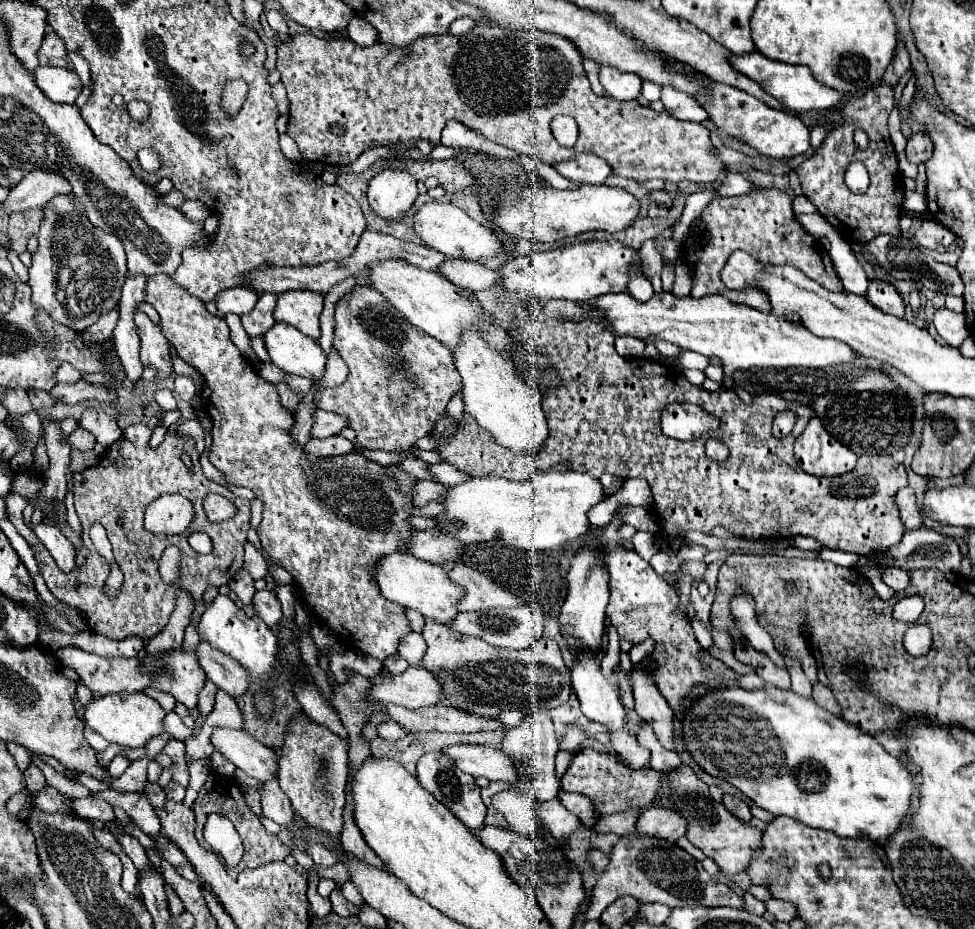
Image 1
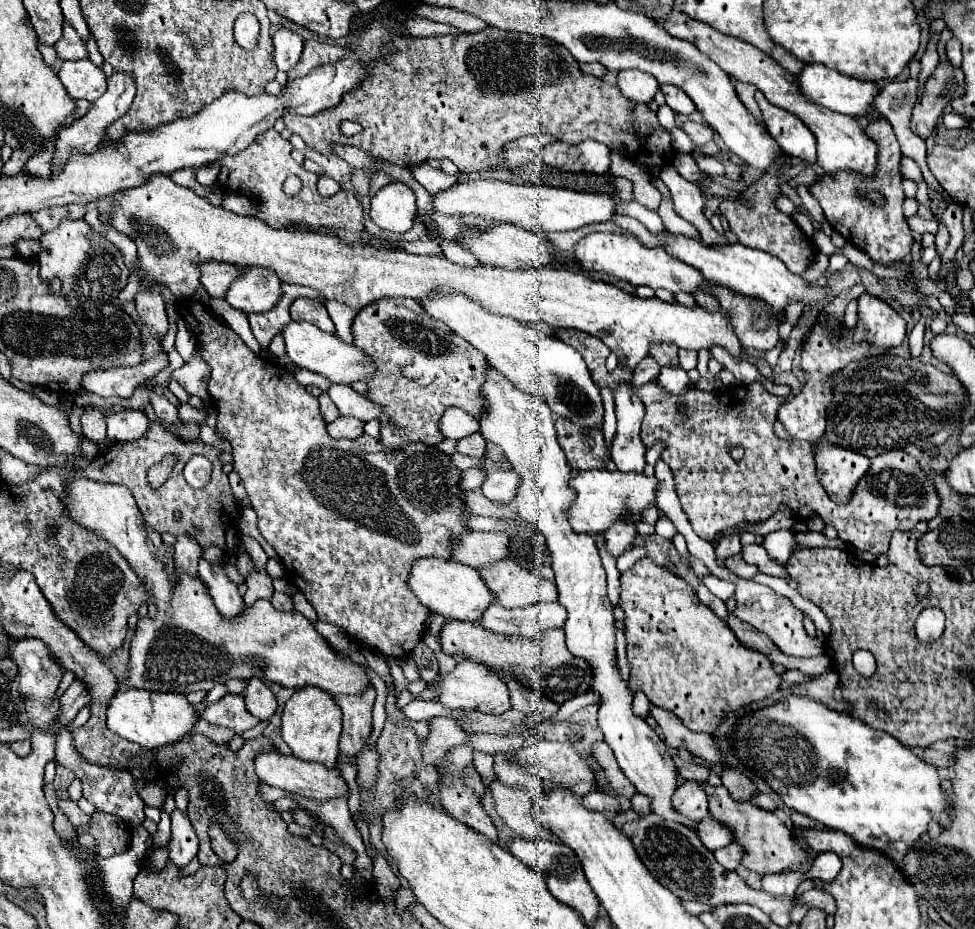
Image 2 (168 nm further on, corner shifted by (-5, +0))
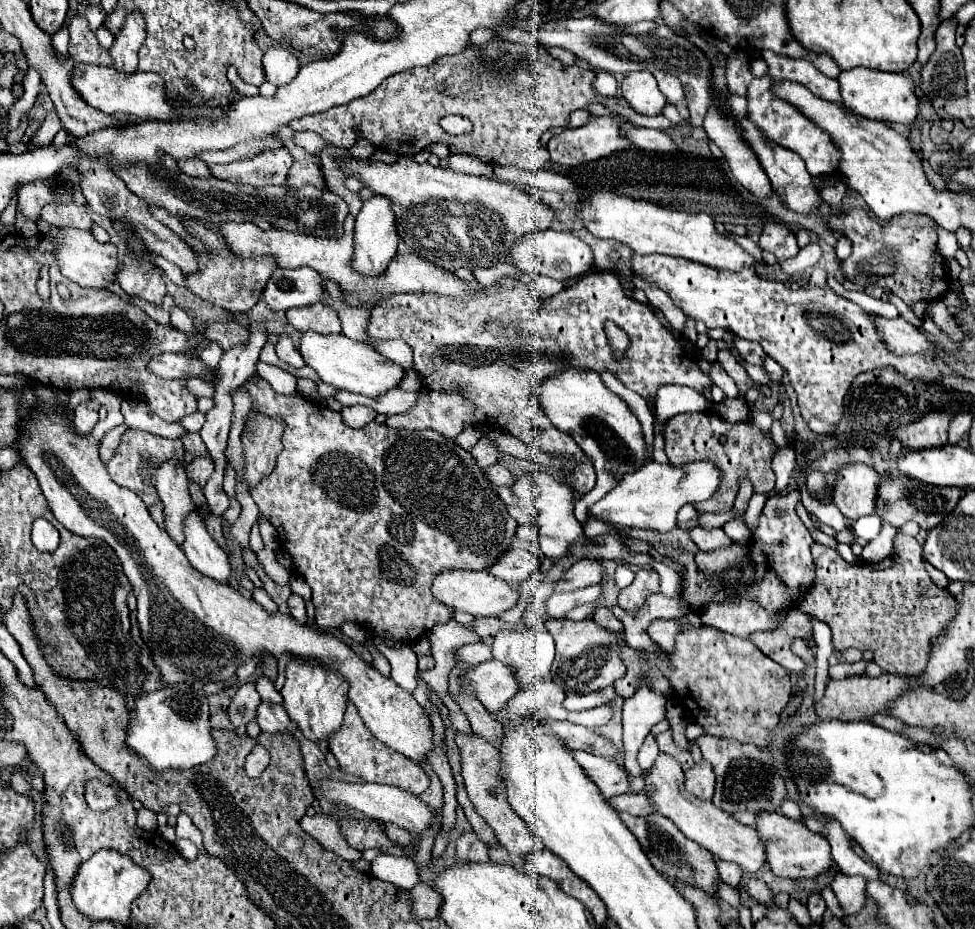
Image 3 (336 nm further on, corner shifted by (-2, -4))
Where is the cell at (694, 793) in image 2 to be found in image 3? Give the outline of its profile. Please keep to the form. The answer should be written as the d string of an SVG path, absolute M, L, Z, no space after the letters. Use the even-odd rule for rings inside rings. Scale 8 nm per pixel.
M707 760L695 762L685 772L685 786L687 790L691 790L691 794L699 794L699 798L713 798L713 788L715 788L713 766Z

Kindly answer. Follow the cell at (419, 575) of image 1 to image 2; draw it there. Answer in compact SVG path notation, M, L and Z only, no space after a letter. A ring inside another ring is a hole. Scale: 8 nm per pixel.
M420 558L412 564L406 584L428 610L442 614L446 620L478 622L486 606L494 602L494 596L490 594L490 590L486 590L486 584L482 582L482 578L478 578L478 572L454 560Z

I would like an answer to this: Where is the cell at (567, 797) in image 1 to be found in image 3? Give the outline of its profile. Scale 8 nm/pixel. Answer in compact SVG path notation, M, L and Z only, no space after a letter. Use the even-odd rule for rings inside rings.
M639 792L639 794L625 794L625 796L617 796L611 800L611 806L617 810L617 812L629 812L629 814L635 814L635 816L649 816L653 812L657 812L651 804L651 800Z

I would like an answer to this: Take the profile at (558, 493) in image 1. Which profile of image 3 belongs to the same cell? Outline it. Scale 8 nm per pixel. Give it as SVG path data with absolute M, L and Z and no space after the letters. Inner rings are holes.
M695 460L683 466L669 462L659 464L647 462L643 468L627 474L619 486L615 486L605 498L589 506L589 514L597 520L625 526L625 528L647 528L667 532L677 524L677 512L691 502L703 502L713 496L721 484L721 470L707 460Z

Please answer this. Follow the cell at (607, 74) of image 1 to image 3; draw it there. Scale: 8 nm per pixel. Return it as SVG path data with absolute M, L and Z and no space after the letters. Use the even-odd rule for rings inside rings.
M647 70L627 74L625 80L621 82L621 90L627 104L635 112L645 114L645 116L661 114L667 104L667 98L661 94L655 76Z

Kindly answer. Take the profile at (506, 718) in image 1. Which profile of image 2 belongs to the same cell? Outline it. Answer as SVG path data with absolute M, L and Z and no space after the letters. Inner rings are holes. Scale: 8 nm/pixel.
M458 662L454 670L446 672L446 674L438 674L434 680L434 690L436 690L436 702L440 702L442 706L450 708L450 710L478 710L484 714L504 714L512 708L510 704L510 694L506 694L506 684L490 670L490 668L482 668L476 662Z

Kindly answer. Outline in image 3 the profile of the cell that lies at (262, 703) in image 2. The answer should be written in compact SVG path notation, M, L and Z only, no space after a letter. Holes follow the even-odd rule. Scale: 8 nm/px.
M265 700L257 710L257 724L261 726L263 732L271 732L271 734L289 734L297 730L297 724L289 718L283 706L269 704Z

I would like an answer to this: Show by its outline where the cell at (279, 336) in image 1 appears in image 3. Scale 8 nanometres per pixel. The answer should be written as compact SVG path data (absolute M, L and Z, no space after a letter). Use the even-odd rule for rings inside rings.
M305 332L301 338L299 352L305 358L305 364L311 366L319 378L327 384L337 386L339 390L349 390L349 392L359 392L365 396L379 396L385 394L393 388L397 388L405 376L403 366L391 362L385 358L381 352L377 352L373 346L365 342L357 342L347 338L345 334L317 334L317 332Z

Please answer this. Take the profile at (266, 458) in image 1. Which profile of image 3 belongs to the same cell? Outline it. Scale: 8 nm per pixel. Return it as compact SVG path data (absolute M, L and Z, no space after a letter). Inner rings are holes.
M253 376L249 382L245 382L247 392L253 398L253 412L261 412L267 416L281 416L287 424L283 434L283 450L277 458L275 472L269 474L269 478L263 478L255 490L251 490L251 498L257 502L263 516L269 518L269 522L277 528L279 538L283 540L283 548L289 552L295 572L307 580L307 584L313 588L313 606L315 606L315 620L323 628L339 628L345 620L351 622L365 622L371 624L379 634L387 634L399 642L413 644L417 638L427 634L435 624L449 622L453 618L453 608L435 600L431 594L431 584L437 574L443 570L485 570L491 566L491 562L497 562L505 550L511 548L511 540L517 530L517 522L509 516L507 506L497 496L495 486L487 480L485 470L477 466L473 454L465 448L461 448L455 438L445 438L435 430L393 430L385 424L371 422L363 428L349 428L343 424L341 414L335 410L329 410L325 404L313 404L311 400L305 400L299 392L293 396L277 394L269 382L265 382L259 376ZM385 446L387 446L387 488L385 488Z

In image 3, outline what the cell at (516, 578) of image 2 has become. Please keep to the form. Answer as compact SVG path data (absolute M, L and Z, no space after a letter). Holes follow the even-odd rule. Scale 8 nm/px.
M579 560L563 574L563 588L575 590L593 586L605 580L605 568L599 560Z

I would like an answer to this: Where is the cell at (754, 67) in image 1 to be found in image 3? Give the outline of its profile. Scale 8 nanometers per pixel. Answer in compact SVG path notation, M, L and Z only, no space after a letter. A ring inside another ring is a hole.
M853 68L839 74L841 96L849 110L869 120L889 120L911 124L919 114L919 98L917 98L917 84L909 74L903 72L881 72L873 68Z

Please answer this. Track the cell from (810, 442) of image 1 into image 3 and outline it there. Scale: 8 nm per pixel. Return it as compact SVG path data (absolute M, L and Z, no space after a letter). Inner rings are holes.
M849 464L837 474L833 504L849 522L877 510L879 474L867 464Z

